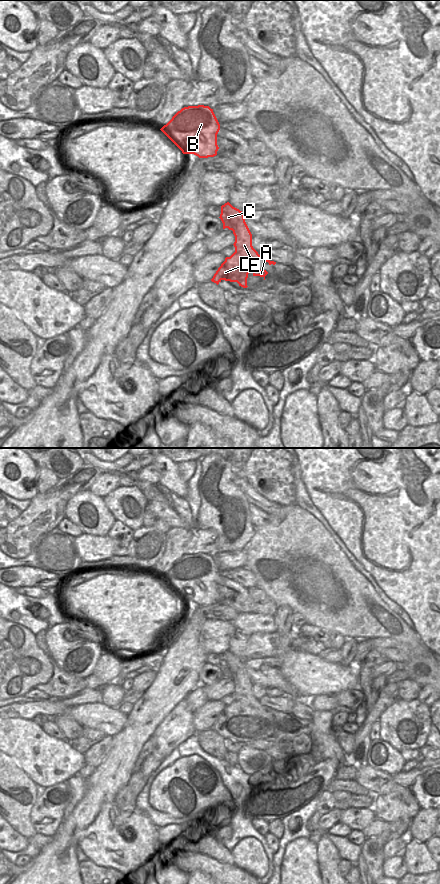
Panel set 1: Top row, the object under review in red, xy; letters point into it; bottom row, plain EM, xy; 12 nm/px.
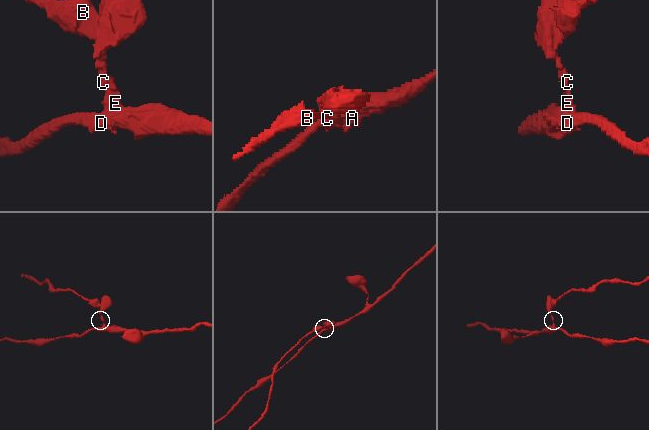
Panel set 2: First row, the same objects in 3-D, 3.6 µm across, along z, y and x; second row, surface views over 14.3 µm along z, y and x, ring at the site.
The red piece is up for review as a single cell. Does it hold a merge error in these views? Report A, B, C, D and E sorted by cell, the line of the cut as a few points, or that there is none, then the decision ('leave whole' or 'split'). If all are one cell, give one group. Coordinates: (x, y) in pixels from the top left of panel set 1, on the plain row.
A B C D E | no cut | leave whole

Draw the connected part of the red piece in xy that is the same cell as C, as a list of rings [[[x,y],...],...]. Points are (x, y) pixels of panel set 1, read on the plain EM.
[[[227,650],[221,654],[219,666],[223,671],[223,677],[228,676],[233,679],[235,700],[225,706],[211,729],[217,733],[222,728],[237,730],[239,734],[247,736],[248,722],[252,719],[250,713],[260,708],[265,708],[269,713],[275,713],[276,710],[263,706],[253,696],[252,682],[245,670],[244,660]]]

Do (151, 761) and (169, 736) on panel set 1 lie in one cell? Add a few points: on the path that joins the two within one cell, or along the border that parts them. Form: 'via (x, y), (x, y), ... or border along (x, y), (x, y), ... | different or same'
border along (154, 751), (163, 758) | different

